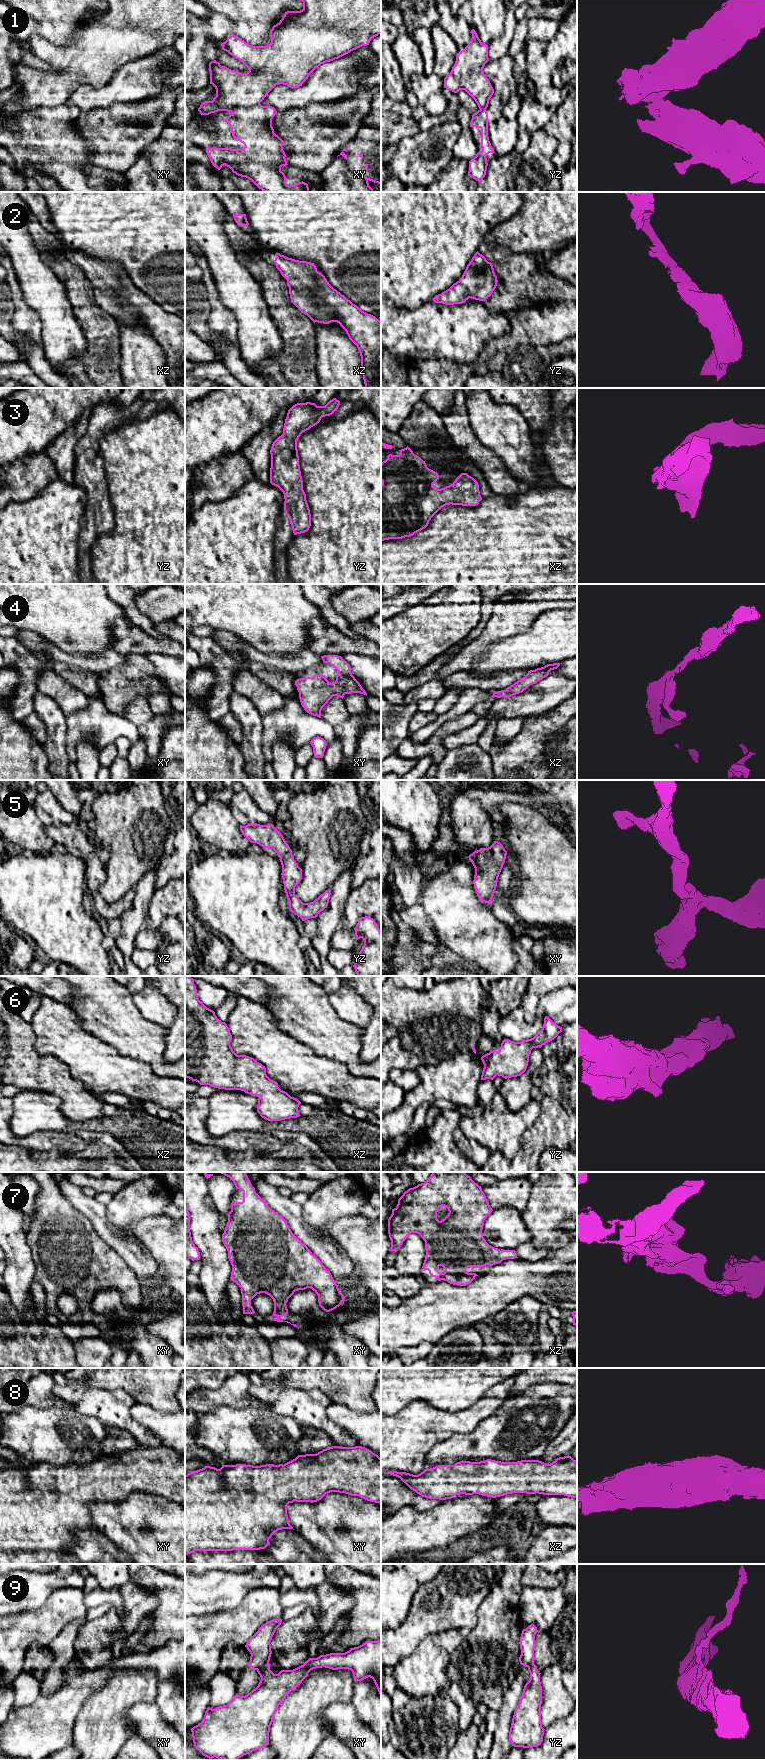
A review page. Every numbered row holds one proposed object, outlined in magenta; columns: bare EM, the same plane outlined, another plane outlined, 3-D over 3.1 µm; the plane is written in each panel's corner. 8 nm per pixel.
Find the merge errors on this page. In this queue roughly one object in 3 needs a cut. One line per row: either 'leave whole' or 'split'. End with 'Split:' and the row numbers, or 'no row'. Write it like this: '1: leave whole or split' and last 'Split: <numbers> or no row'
1: split
2: leave whole
3: leave whole
4: leave whole
5: leave whole
6: leave whole
7: leave whole
8: leave whole
9: split
Split: 1, 9

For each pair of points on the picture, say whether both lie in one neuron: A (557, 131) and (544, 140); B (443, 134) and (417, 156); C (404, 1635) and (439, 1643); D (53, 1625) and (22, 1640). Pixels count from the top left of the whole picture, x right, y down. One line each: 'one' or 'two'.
A: two
B: one
C: two
D: one

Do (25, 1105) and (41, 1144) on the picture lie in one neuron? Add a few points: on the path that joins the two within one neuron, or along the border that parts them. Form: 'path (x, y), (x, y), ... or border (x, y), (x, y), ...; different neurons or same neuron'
border (60, 1131), (34, 1131), (24, 1136), (13, 1134); different neurons

